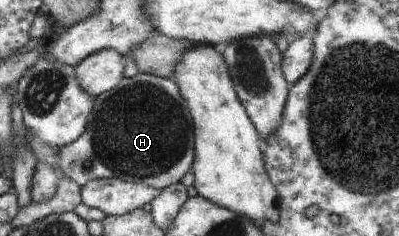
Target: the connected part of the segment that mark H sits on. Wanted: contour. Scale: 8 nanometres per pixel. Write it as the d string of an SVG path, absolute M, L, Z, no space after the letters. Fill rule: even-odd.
M138 72L131 78L122 78L114 89L95 97L84 133L61 149L56 170L60 177L68 176L75 181L80 189L88 181L115 177L163 190L180 182L191 169L195 154L194 128L191 113L176 82L170 78Z

